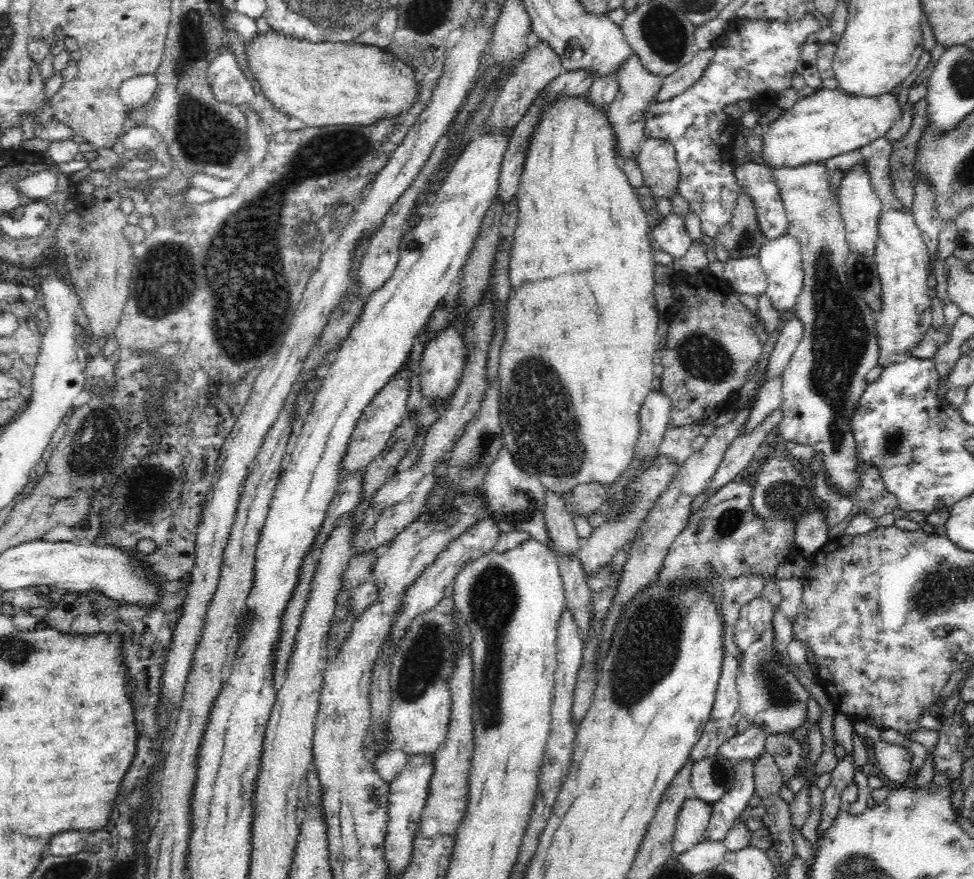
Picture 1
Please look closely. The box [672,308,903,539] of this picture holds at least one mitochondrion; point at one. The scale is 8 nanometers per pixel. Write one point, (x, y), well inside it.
(783, 497)

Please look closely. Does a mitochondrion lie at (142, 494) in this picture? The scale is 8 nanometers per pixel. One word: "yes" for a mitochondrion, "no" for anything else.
yes

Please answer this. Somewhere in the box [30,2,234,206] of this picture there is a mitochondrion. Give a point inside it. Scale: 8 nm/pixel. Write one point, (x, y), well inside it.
(191, 44)

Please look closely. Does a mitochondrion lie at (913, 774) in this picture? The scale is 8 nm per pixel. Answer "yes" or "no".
no

